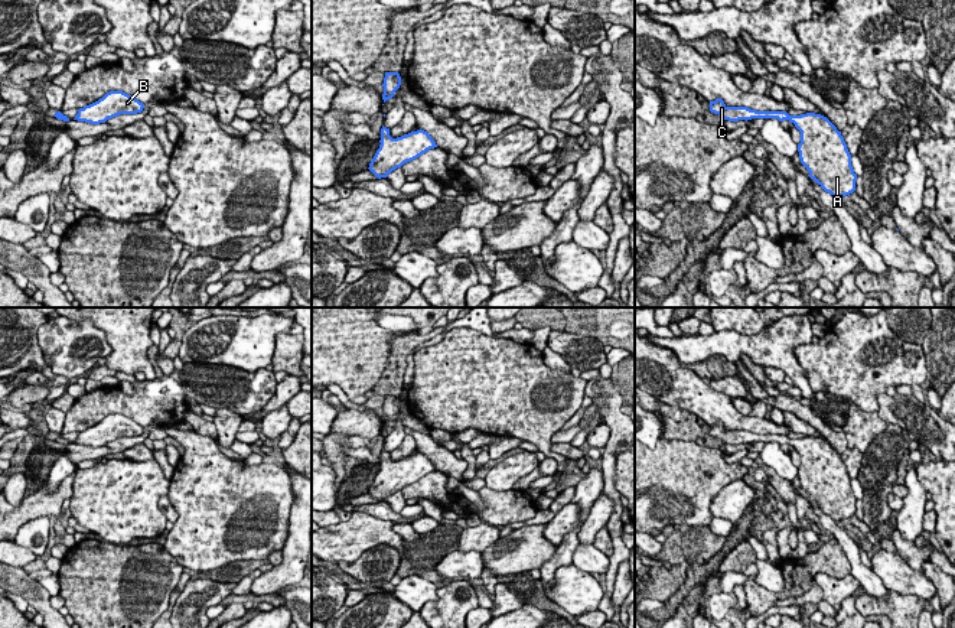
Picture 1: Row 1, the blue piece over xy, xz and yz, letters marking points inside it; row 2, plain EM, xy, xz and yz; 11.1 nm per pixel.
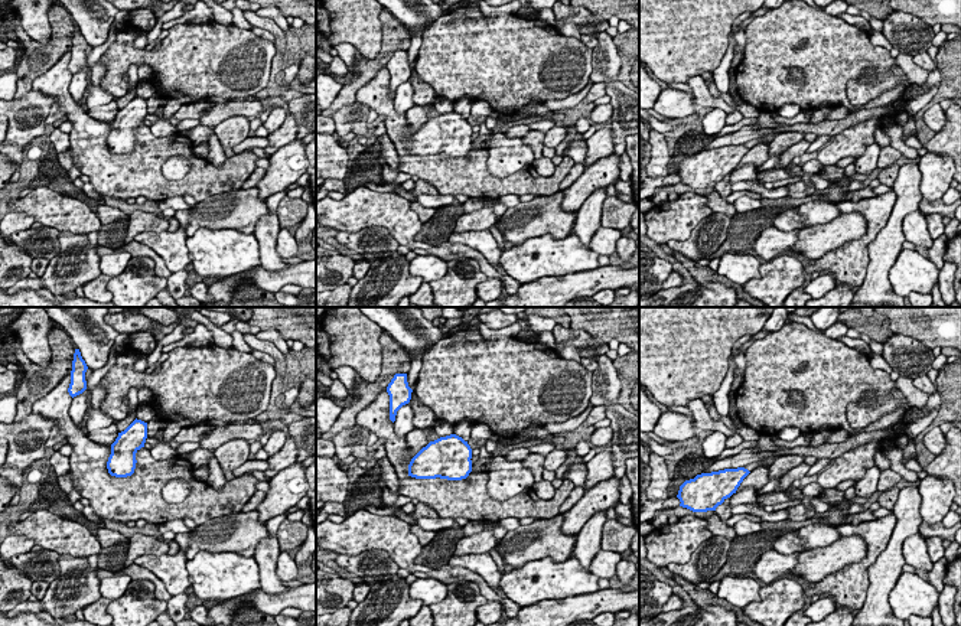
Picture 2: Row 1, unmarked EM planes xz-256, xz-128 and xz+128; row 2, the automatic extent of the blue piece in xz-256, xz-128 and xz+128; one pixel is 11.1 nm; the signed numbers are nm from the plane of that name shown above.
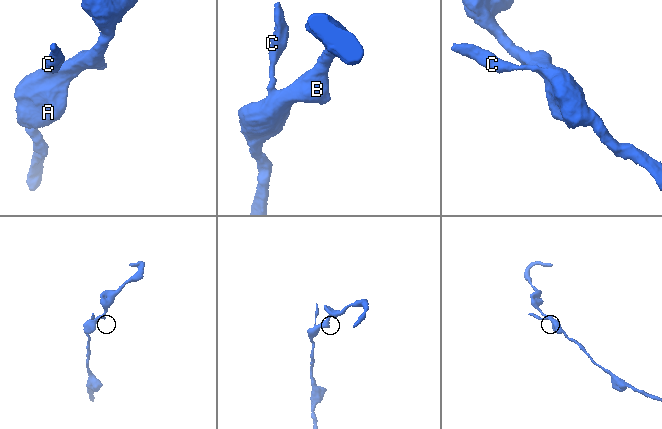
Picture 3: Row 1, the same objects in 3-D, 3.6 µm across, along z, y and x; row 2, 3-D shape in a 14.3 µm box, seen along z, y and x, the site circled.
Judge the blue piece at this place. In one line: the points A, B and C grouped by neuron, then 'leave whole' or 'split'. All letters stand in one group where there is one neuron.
A B C; leave whole

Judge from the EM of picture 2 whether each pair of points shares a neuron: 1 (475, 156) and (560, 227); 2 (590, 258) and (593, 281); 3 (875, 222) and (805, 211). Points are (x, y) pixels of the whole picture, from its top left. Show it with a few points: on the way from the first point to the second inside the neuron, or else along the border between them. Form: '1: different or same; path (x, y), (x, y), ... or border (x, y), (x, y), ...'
1: different; border (559, 189), (549, 195), (536, 196)
2: different; border (602, 266), (559, 277)
3: different; border (836, 204), (841, 212)

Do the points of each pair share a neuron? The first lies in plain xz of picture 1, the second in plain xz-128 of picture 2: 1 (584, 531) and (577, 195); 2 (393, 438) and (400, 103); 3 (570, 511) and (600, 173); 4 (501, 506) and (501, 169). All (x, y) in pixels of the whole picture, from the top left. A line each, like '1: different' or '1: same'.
1: different
2: same
3: same
4: different

